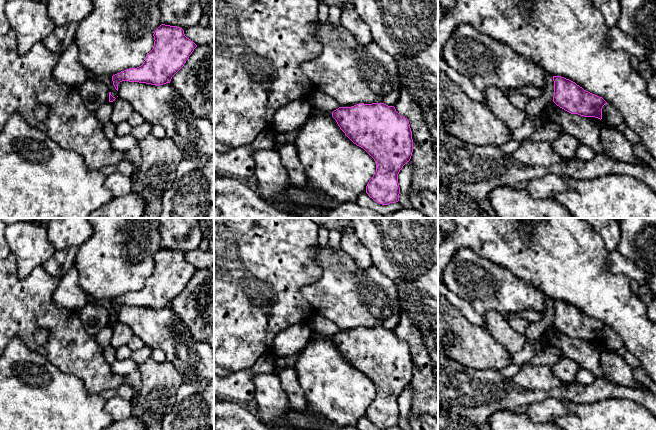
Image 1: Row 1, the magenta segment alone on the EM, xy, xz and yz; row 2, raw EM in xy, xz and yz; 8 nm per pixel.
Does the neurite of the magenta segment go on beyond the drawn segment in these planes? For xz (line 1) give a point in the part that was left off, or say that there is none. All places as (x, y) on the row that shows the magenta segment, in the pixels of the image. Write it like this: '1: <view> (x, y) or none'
1: none

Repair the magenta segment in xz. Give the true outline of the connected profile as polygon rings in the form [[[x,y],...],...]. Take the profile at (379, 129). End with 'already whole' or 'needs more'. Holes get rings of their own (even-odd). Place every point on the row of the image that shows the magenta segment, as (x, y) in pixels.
[[[359,103],[351,107],[339,107],[332,112],[332,117],[345,135],[363,148],[376,163],[376,172],[366,186],[369,197],[382,205],[398,202],[398,174],[410,161],[413,152],[412,131],[408,119],[401,116],[394,106],[384,103]]]; already whole

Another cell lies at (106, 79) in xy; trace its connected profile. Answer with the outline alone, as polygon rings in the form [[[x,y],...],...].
[[[92,75],[92,77],[105,83],[109,88],[111,95],[113,97],[117,98],[118,93],[117,93],[117,90],[115,89],[114,85],[113,85],[112,76],[109,76],[109,75]]]

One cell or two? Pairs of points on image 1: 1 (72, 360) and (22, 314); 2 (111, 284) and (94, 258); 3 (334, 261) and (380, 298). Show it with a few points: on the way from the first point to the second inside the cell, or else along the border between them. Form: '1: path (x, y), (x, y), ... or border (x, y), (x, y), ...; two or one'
1: path (66, 344), (66, 341), (38, 314); one
2: path (110, 278), (107, 271), (100, 264); one
3: path (345, 272), (369, 296); one

